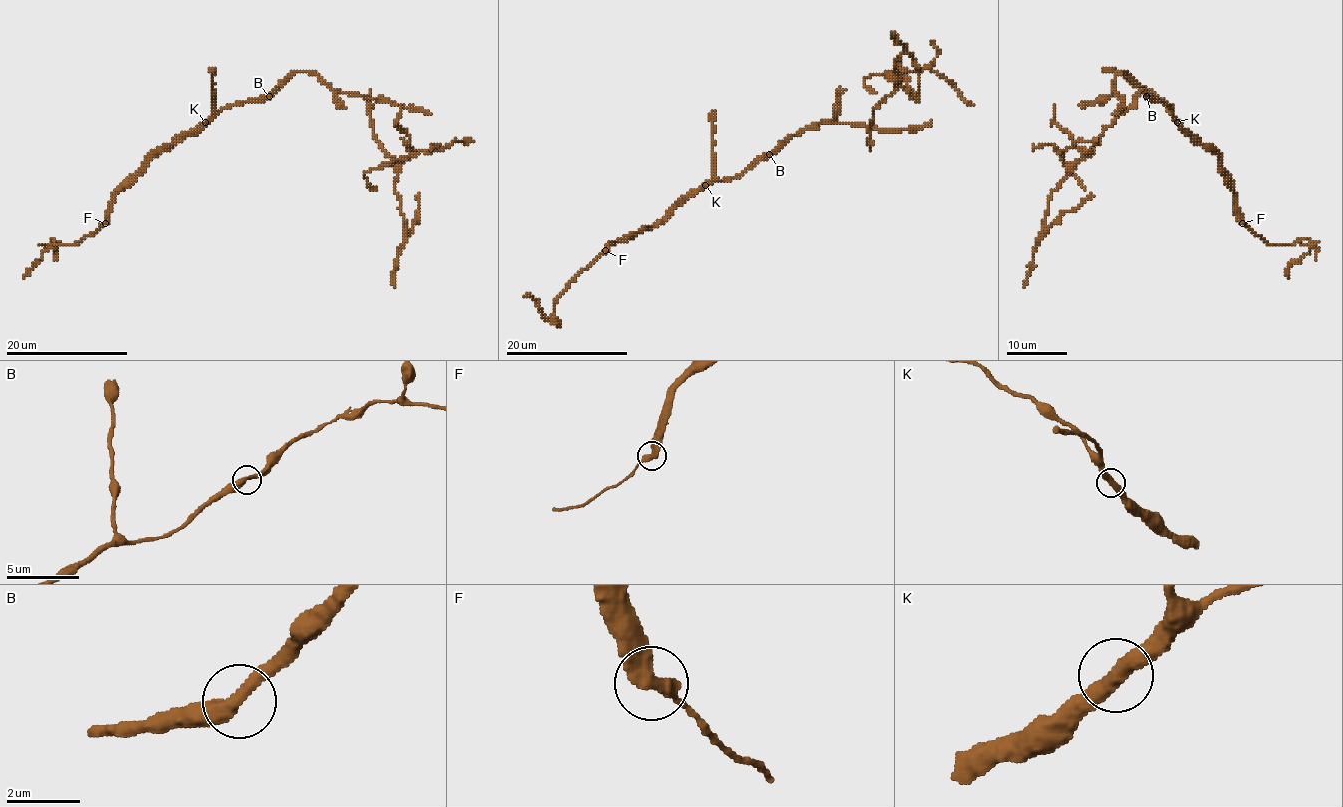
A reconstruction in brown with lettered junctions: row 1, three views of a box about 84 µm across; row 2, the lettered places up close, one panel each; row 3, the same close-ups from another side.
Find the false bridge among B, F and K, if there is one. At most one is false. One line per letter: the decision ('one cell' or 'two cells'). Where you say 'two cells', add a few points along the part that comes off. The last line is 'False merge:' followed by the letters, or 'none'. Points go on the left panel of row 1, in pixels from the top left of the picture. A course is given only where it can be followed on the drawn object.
B: one cell
F: two cells | (105, 223), (91, 235), (70, 245), (59, 245), (53, 239), (23, 279)
K: one cell
False merge: F

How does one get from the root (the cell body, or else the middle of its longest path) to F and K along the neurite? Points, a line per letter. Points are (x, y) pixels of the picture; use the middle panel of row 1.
F: (763, 159), (733, 179), (708, 182), (684, 197), (652, 229), (631, 233), (605, 250)
K: (763, 159), (755, 160), (733, 179), (710, 180), (705, 185)

